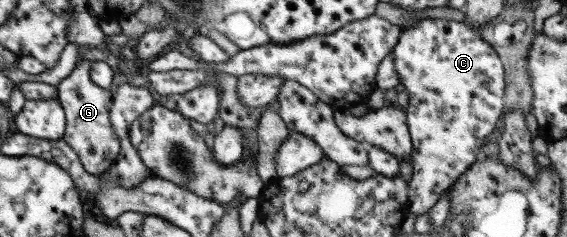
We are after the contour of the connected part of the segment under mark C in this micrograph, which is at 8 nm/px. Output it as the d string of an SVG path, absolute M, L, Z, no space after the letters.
M425 17L420 22L414 23L414 26L409 26L397 40L397 43L392 49L392 55L394 55L395 71L400 79L401 85L405 87L404 92L409 96L408 107L405 109L407 115L407 126L409 127L410 139L412 142L412 155L411 161L413 164L413 177L411 183L408 184L408 207L409 212L414 215L423 215L425 212L429 212L429 209L439 201L441 195L453 184L456 184L457 179L464 175L465 171L469 170L469 167L473 166L473 163L477 161L481 153L481 146L485 143L487 136L494 136L493 130L497 128L499 119L501 119L501 112L505 106L505 74L504 65L499 57L499 54L495 51L495 48L485 41L479 32L476 32L469 24L465 22L455 21L453 19L428 19Z

